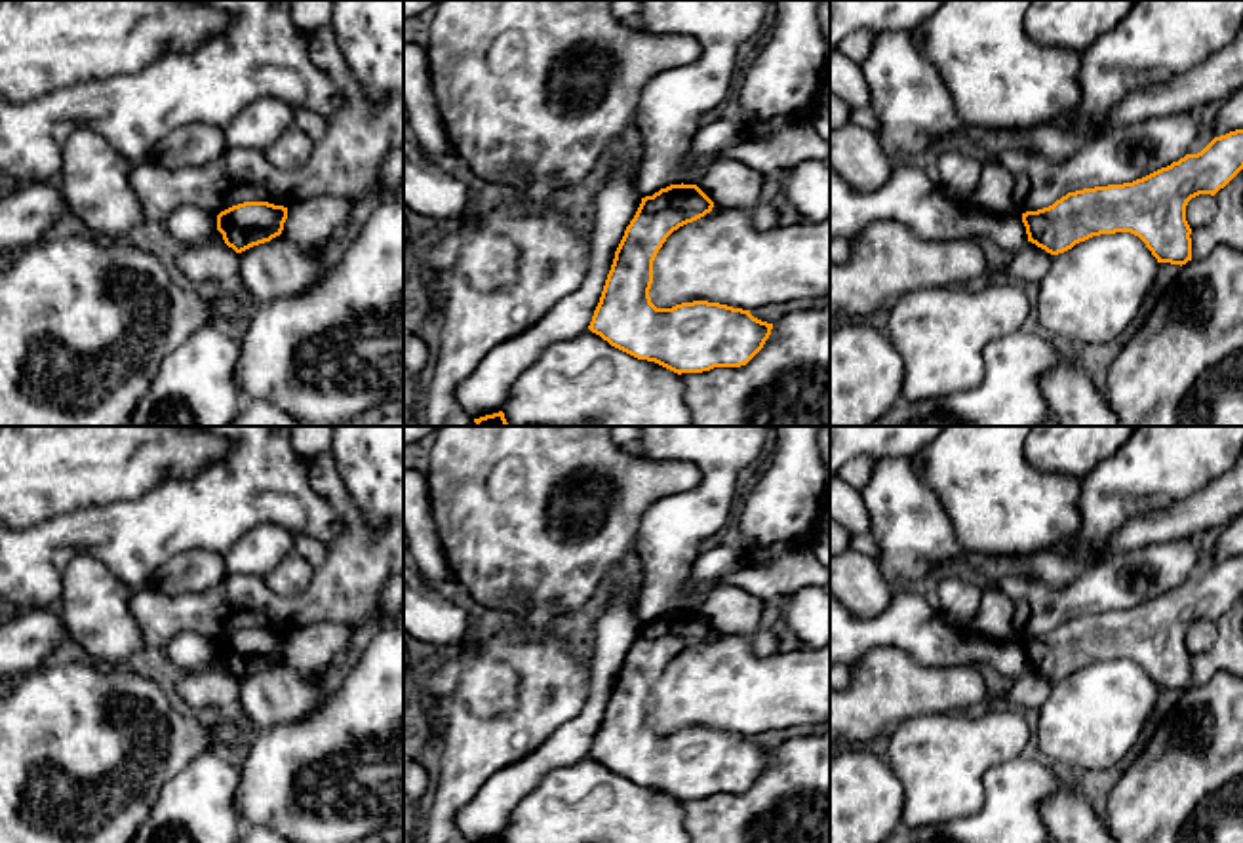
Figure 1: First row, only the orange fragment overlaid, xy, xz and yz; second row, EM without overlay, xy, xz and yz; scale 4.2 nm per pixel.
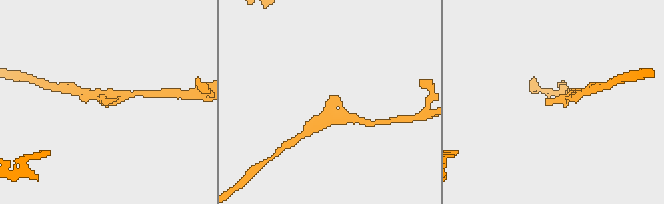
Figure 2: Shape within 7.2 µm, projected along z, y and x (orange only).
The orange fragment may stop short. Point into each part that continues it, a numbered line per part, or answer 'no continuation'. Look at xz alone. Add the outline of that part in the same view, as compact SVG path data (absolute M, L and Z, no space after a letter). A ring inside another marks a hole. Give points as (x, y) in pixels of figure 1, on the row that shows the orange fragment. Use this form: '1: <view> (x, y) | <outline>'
no continuation

